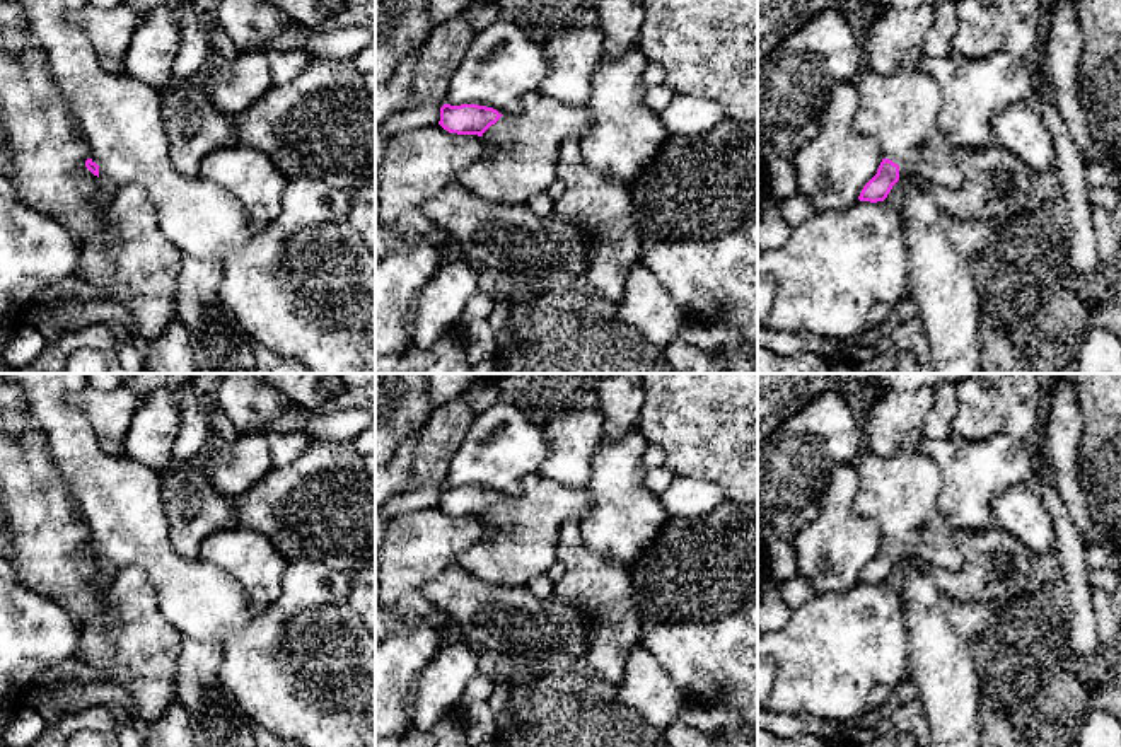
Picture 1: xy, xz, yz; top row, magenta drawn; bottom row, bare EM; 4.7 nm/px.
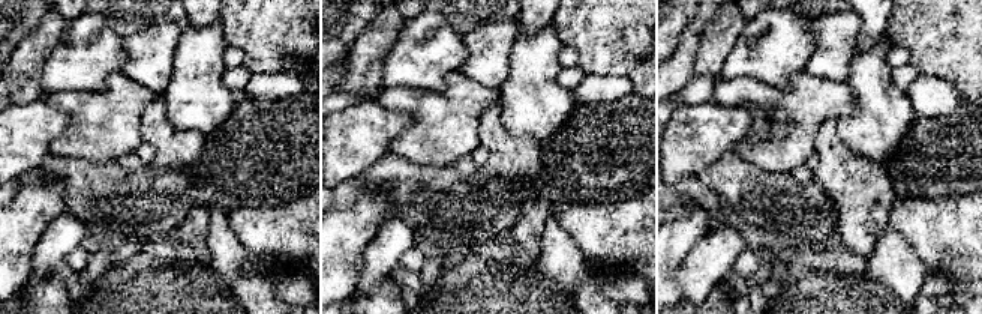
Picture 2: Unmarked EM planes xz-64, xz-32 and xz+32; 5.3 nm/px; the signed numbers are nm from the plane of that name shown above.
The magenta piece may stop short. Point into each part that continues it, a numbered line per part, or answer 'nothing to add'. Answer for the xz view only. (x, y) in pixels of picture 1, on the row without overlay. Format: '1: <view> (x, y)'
1: xz (526, 527)

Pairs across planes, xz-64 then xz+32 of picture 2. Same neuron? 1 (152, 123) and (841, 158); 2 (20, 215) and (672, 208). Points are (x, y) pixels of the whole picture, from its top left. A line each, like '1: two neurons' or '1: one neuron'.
1: one neuron
2: two neurons

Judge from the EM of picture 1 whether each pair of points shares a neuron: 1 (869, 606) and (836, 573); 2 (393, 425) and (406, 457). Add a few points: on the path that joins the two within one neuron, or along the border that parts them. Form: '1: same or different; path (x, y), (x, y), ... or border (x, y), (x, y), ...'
1: different; border (859, 582), (842, 592), (819, 594)
2: different; border (418, 428), (400, 445), (393, 457)

